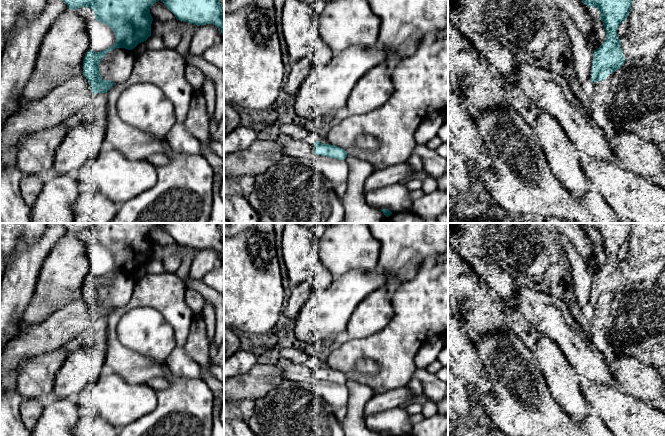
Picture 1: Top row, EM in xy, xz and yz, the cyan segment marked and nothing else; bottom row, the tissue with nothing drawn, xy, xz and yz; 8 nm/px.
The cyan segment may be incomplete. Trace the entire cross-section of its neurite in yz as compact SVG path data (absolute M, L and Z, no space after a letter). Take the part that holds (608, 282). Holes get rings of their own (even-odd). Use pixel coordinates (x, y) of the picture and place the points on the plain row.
M581 223L588 231L600 236L606 263L593 277L591 307L600 306L621 292L625 281L617 258L618 250L628 242L632 223Z

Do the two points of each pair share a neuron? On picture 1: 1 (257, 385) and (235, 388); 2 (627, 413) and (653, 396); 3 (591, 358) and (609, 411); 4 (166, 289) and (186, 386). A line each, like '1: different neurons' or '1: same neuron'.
1: same neuron
2: different neurons
3: different neurons
4: different neurons

